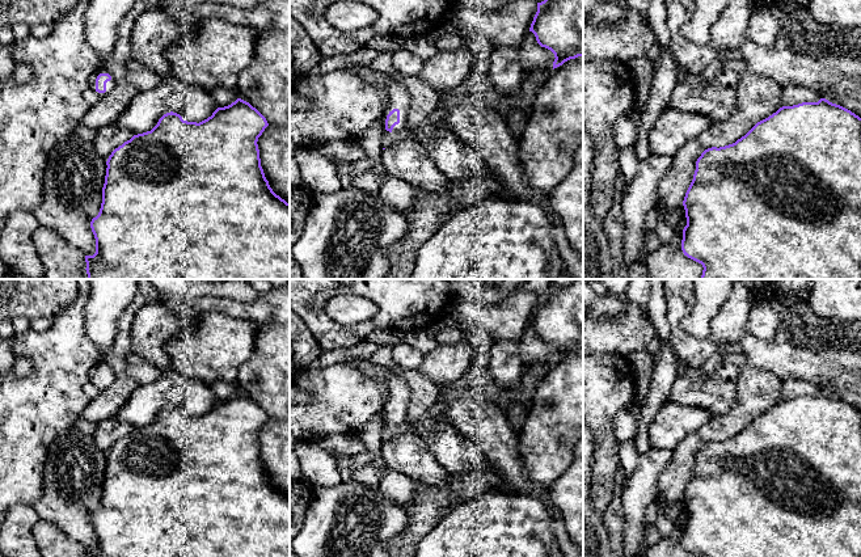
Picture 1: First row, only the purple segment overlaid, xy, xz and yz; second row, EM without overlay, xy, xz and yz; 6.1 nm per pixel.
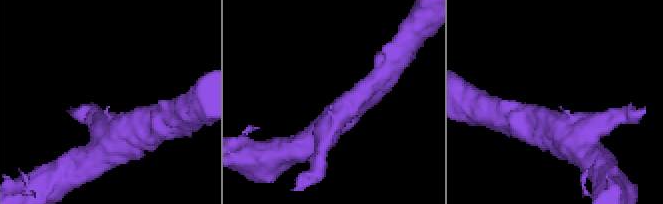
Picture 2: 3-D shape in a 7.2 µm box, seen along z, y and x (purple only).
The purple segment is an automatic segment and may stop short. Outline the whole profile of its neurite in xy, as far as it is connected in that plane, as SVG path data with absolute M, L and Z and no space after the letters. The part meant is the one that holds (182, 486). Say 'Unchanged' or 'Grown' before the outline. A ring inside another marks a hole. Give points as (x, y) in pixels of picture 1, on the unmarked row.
Unchanged. M237 392L228 400L218 401L211 410L197 417L183 414L177 406L164 408L147 426L134 429L115 442L106 455L100 506L90 515L96 532L96 547L85 549L86 557L290 557L290 497L277 489L261 460L258 431L269 419L266 412L249 396Z

